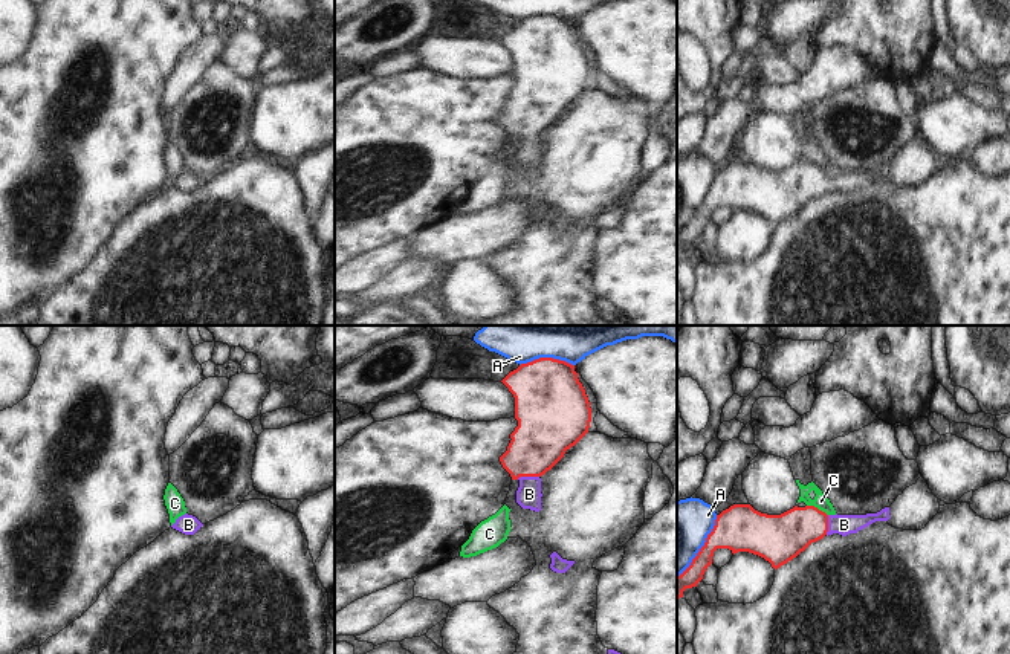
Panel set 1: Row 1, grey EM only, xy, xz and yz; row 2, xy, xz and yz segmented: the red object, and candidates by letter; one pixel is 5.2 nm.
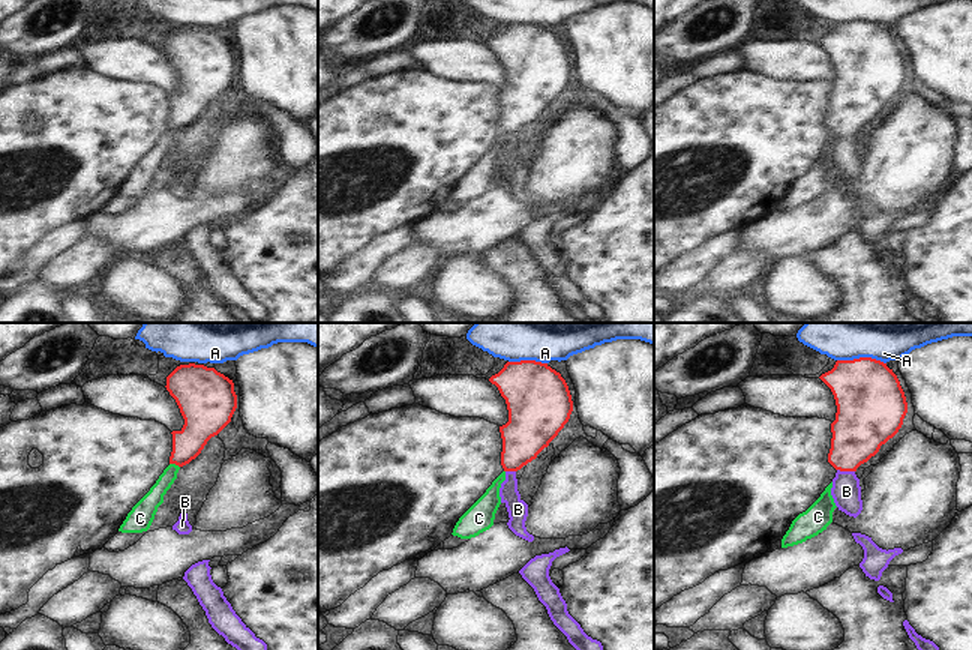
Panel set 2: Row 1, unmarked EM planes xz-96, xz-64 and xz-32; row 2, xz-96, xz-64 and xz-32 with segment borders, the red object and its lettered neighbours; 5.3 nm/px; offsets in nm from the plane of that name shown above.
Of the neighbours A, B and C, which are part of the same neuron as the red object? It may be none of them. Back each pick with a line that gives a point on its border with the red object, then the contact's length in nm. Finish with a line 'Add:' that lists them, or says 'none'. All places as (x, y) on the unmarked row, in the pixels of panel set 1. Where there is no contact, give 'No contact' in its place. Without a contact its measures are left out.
B: Touches red at xz (527, 133). Shared border 120 nm
Add: B.

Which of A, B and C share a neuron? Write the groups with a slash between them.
A / B / C

